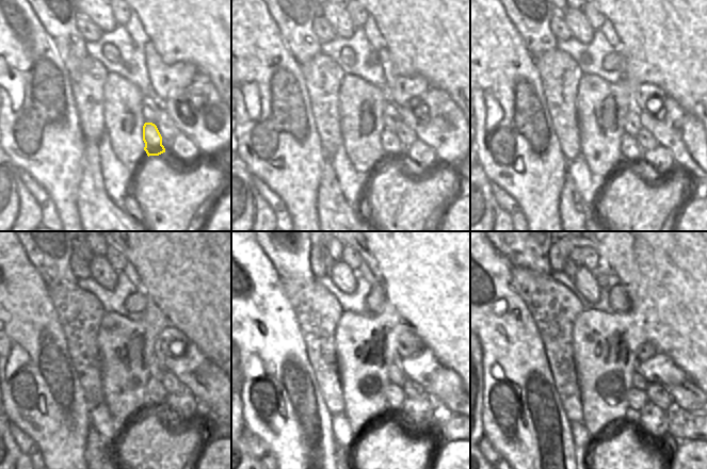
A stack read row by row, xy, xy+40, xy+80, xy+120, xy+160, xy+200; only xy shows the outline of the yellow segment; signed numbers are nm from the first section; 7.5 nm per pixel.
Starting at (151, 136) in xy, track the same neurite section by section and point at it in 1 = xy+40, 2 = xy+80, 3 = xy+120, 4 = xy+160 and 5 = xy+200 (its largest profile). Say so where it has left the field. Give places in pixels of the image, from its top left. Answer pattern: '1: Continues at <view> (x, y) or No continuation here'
1: Continues at xy+40 (392, 150)
2: Continues at xy+80 (632, 155)
3: Continues at xy+120 (156, 394)
4: Continues at xy+160 (395, 394)
5: Continues at xy+200 (637, 399).

